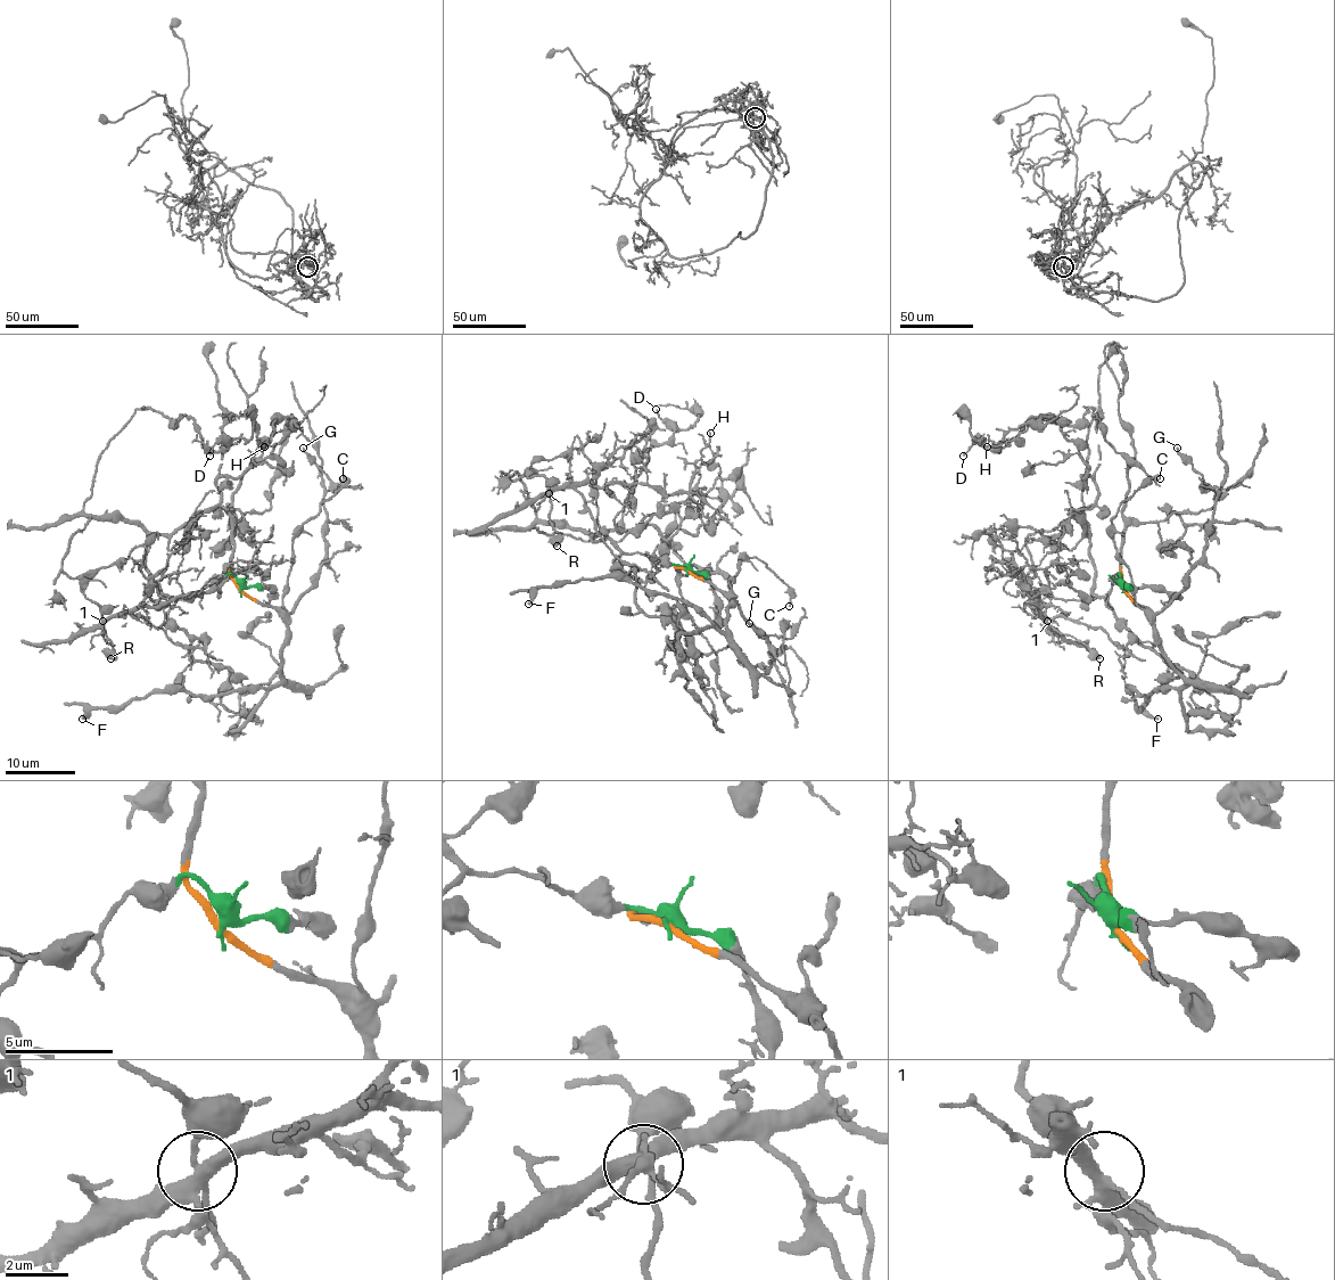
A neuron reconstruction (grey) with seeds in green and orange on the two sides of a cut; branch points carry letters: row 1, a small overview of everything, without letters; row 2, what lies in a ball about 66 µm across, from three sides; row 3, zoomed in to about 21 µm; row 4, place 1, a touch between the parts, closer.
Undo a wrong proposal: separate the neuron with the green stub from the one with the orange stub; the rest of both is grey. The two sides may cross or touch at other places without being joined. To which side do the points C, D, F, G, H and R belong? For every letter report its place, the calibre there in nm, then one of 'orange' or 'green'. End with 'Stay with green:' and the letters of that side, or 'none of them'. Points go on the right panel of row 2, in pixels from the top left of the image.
C: (1160, 478) | 180 nm | orange
D: (963, 456) | 120 nm | green
F: (1158, 719) | 240 nm | orange
G: (1177, 448) | 160 nm | orange
H: (987, 446) | 130 nm | green
R: (1099, 658) | 550 nm | green
Stay with green: D, H, R

